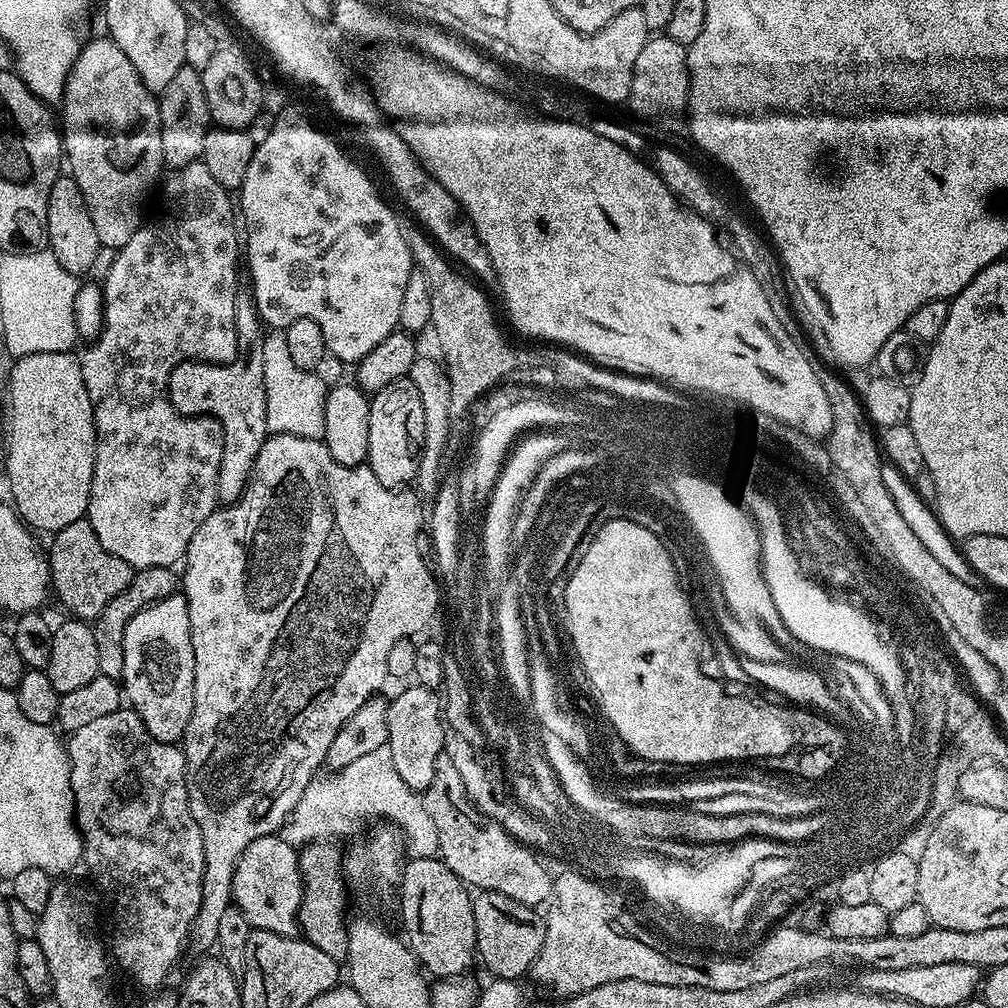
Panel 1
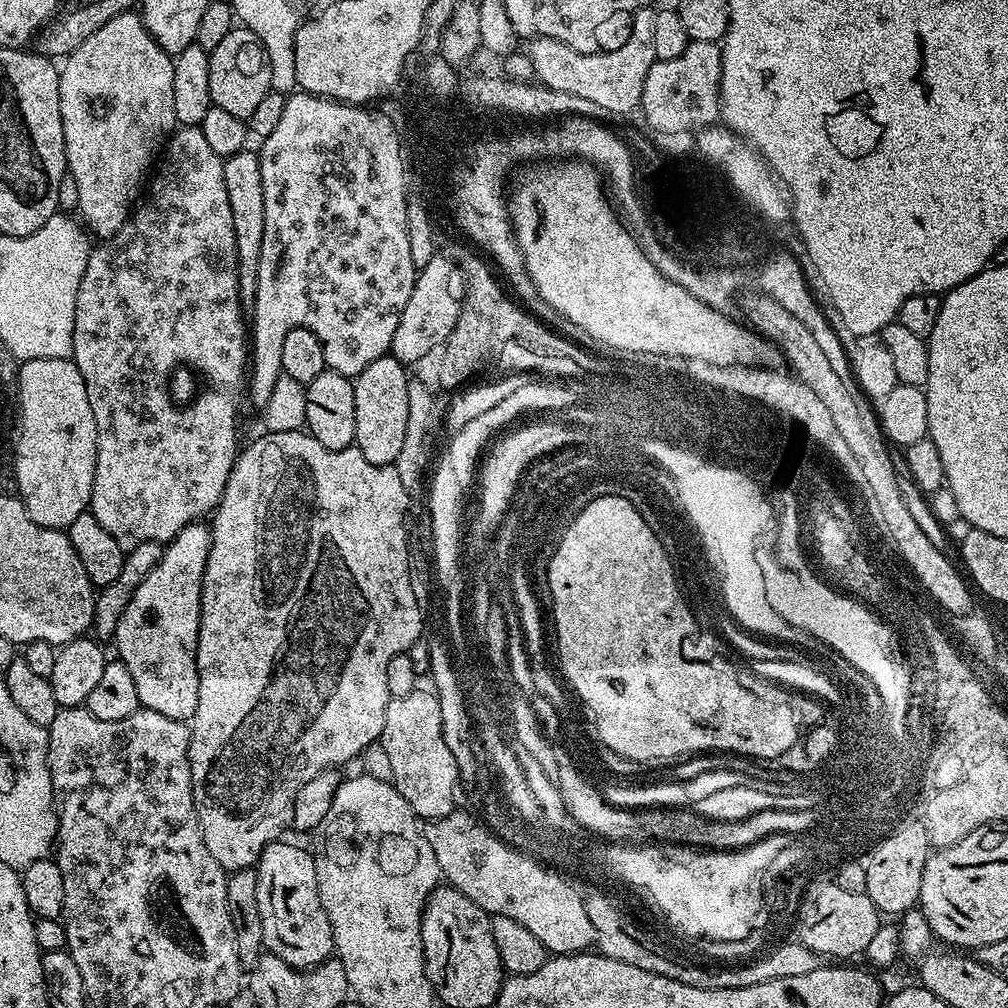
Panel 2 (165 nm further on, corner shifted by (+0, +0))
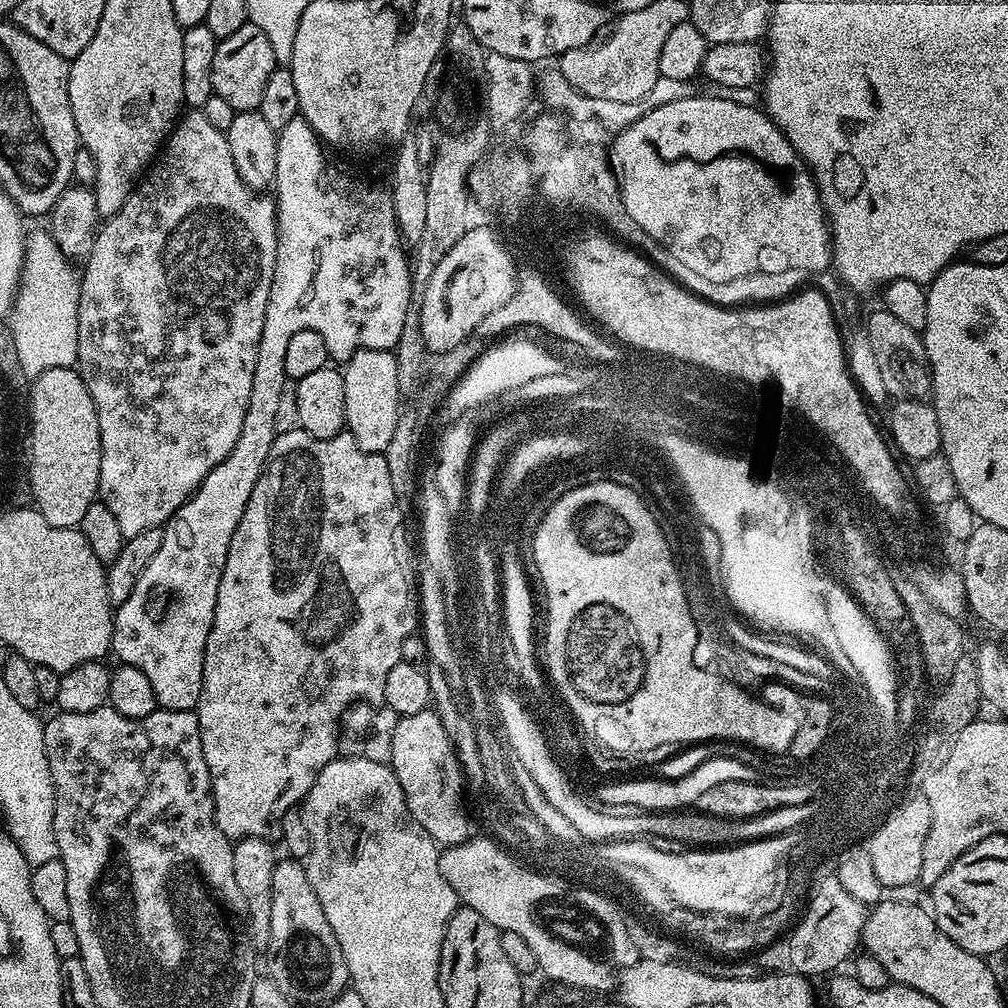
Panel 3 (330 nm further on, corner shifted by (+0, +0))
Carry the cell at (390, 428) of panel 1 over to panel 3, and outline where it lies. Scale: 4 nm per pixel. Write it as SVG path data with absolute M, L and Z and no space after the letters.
M364 348L355 352L343 365L344 389L346 390L347 431L352 433L354 442L367 452L383 453L394 438L394 426L398 426L402 397L398 386L398 366L391 351Z

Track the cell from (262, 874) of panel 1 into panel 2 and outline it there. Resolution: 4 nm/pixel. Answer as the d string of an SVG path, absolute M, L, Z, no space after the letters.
M281 838L268 844L256 861L258 918L262 922L264 947L291 968L315 968L333 955L332 927L318 890L316 858L311 851L287 844Z

